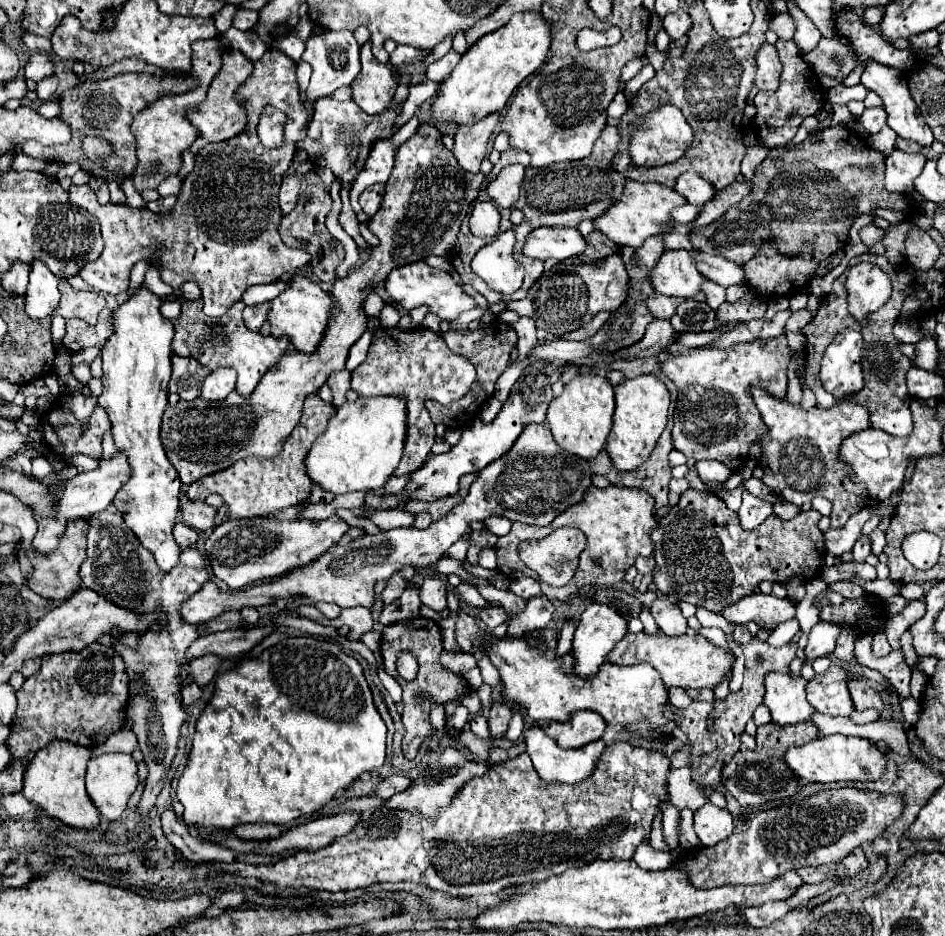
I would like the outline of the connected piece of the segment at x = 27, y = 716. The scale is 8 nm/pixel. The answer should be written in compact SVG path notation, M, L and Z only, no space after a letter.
M92 643L84 647L80 653L44 655L40 675L26 679L16 697L18 697L18 711L10 725L10 737L4 743L12 753L12 757L24 759L28 753L36 753L38 749L50 745L52 741L70 741L92 749L96 745L102 745L108 739L108 735L116 733L126 721L126 705L130 697L128 673L122 657L114 651L114 647Z

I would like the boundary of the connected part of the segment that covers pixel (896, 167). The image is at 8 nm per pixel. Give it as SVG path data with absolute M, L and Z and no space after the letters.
M894 149L894 153L886 157L884 187L888 191L900 191L900 193L912 191L914 179L922 173L924 163L926 163L926 155L920 151L906 153L902 149Z

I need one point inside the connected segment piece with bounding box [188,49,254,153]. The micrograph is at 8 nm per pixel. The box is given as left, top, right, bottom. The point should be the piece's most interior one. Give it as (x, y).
(220, 117)

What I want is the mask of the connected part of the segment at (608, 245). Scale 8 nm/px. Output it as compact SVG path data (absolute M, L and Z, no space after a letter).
M592 231L590 235L586 235L588 241L588 249L580 255L580 261L592 261L592 259L602 259L604 255L612 255L618 251L618 247L600 231Z

